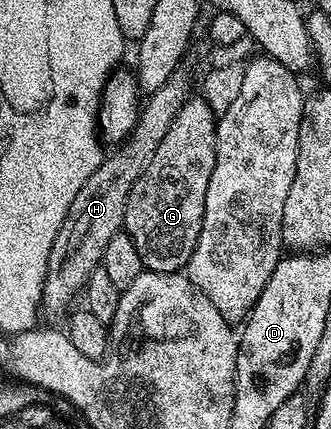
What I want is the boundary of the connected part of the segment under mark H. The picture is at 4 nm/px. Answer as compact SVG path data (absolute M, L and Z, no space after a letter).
M176 68L174 74L170 74L170 78L166 78L166 82L162 82L162 86L158 86L158 90L154 90L143 101L136 125L127 138L112 151L114 153L105 155L98 170L86 178L74 202L70 202L70 210L58 230L58 238L54 238L50 262L46 262L46 278L40 299L40 316L45 325L59 325L59 320L61 323L69 315L73 307L72 299L85 291L85 285L101 263L110 238L123 229L126 198L134 182L138 182L142 170L146 170L150 158L154 158L154 150L158 150L158 145L166 130L170 130L170 122L174 122L178 110L182 110L184 103L193 95L192 76L186 68Z

